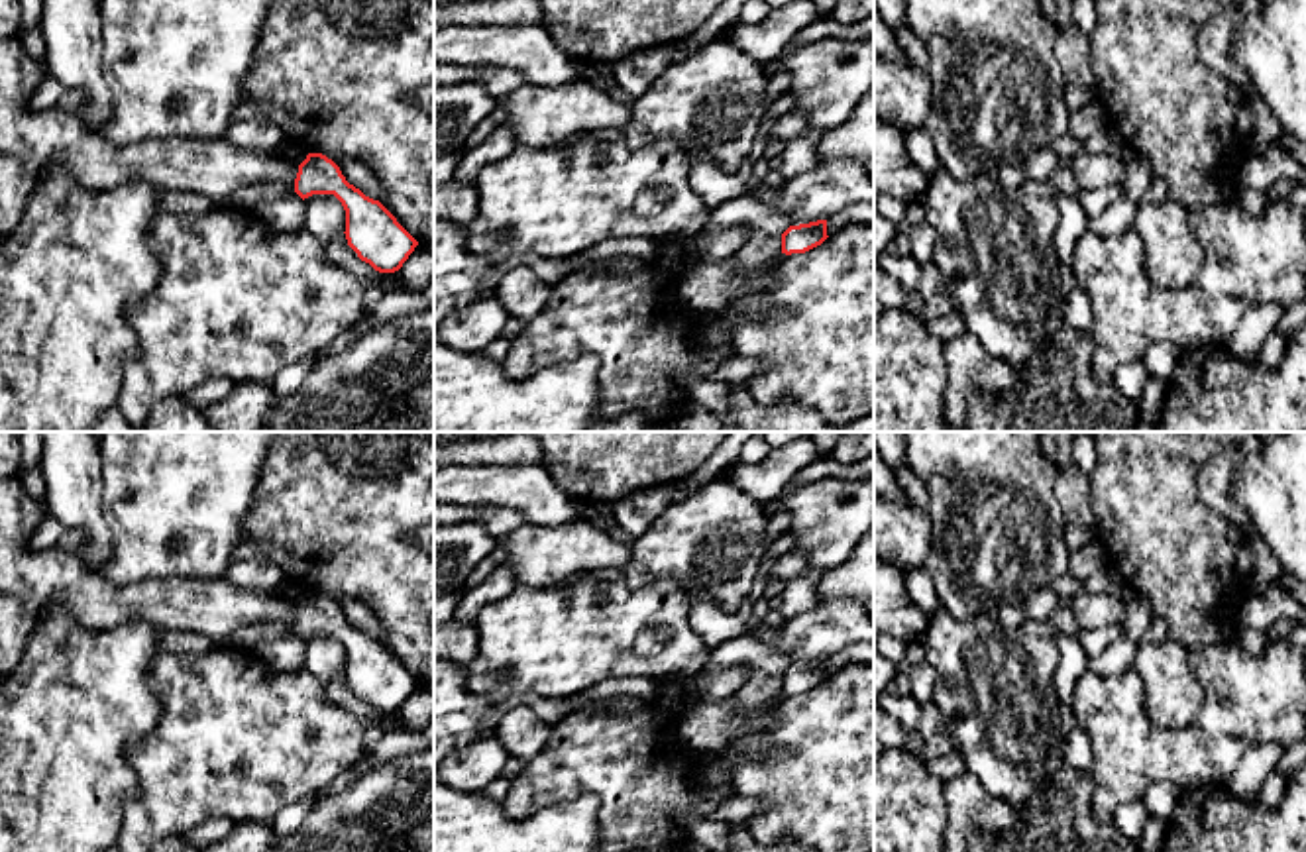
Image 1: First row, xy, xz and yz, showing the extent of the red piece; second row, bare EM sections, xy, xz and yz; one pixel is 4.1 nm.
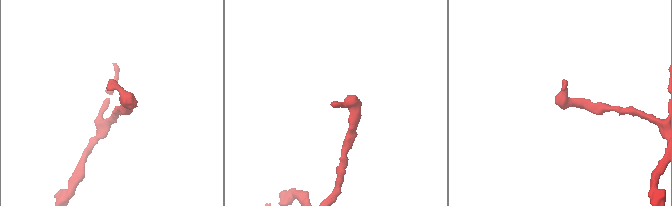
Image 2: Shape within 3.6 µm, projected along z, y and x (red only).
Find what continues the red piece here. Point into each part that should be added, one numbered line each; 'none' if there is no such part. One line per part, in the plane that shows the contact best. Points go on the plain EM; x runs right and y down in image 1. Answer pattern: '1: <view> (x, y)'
none

